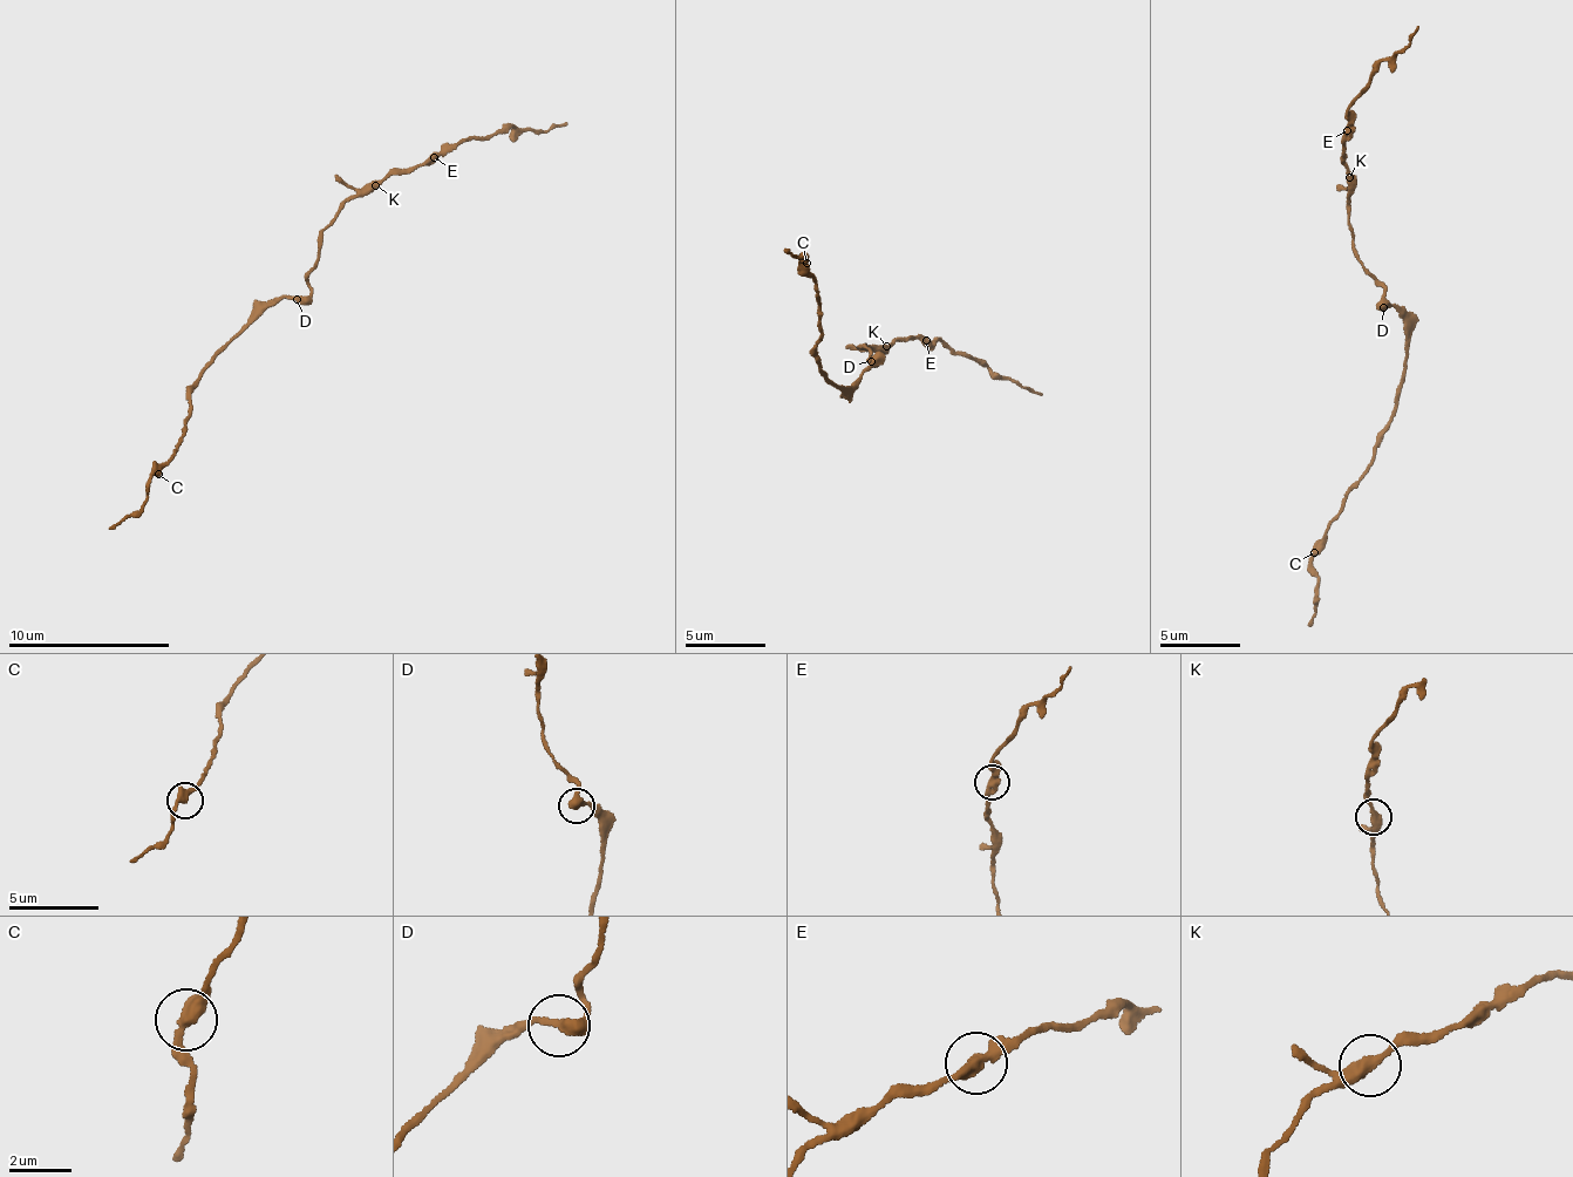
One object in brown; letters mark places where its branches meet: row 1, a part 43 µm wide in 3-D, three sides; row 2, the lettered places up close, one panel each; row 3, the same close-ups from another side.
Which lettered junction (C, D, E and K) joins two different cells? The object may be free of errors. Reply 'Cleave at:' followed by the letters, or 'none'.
Cleave at: none

